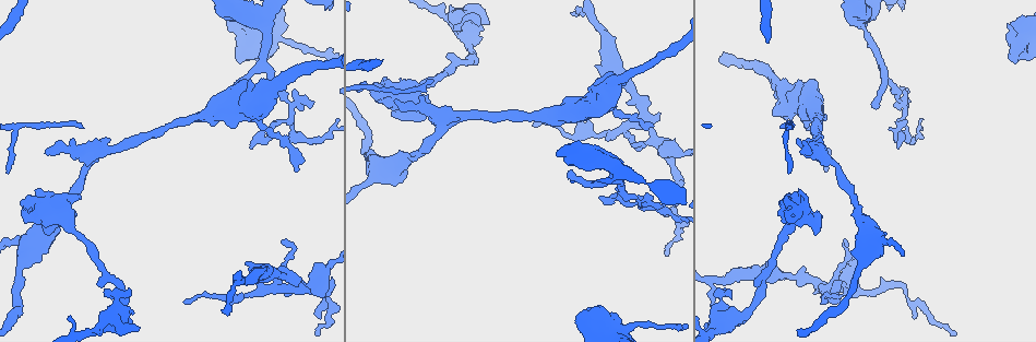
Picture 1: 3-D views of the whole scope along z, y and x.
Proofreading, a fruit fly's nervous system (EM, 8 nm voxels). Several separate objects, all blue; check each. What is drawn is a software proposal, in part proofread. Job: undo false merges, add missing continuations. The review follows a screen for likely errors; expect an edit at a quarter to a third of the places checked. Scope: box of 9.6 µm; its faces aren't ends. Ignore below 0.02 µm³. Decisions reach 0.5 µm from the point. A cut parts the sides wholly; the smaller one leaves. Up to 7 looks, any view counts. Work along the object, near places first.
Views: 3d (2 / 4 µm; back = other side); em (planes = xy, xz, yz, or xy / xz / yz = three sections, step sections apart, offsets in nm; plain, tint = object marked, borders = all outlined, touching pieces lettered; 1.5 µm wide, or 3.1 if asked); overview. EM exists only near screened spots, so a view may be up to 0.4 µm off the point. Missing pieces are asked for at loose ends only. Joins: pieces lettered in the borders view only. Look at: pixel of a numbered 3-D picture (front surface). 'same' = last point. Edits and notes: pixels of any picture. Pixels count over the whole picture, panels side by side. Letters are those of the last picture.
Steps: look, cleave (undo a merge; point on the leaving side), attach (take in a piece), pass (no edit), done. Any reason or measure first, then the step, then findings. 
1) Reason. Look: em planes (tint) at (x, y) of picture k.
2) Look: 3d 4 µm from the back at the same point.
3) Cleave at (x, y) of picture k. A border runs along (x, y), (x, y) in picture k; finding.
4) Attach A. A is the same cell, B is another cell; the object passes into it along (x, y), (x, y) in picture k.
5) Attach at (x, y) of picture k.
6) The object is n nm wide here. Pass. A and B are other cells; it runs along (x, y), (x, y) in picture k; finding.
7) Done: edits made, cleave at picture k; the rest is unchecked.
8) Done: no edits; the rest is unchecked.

Small branch off a trunk. Look: em 3.1 µm xy step 8 (tint) at (608, 160) of picture 1.

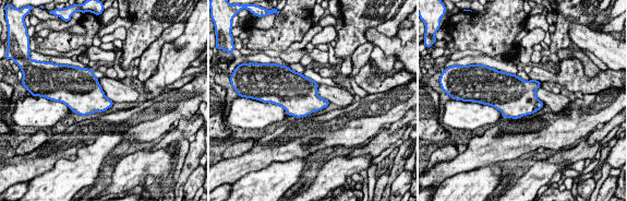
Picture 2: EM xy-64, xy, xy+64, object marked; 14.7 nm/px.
Another direction. Look: em 3.1 µm planes (borders) at the same point.

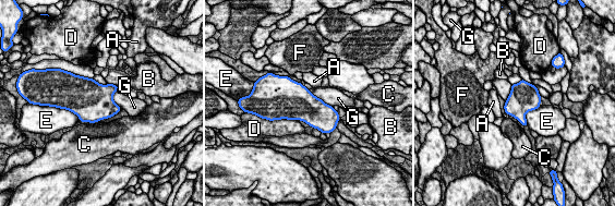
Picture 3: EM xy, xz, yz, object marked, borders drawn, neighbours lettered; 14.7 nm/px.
Pass. A, B, C, D, E, F and G are other cells; a border runs along (309, 91), (333, 107) in picture 3; all the same neuron.

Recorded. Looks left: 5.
An open end. Look: 3d 4 µm from the back at (1011, 23) of picture 1.

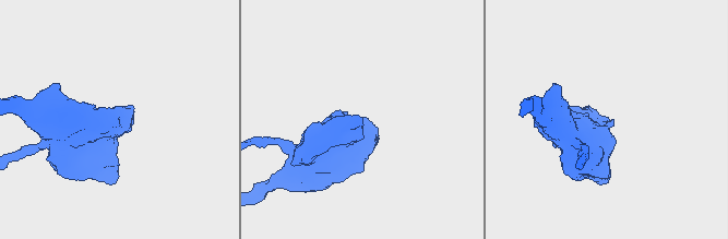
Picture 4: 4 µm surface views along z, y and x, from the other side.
Look: em xz step 8 (borders) at (364, 119) of picture 4.

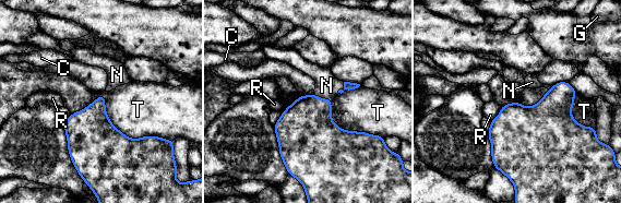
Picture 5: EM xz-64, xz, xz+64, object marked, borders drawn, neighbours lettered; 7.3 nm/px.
Look: em planes (borders) at the same point.

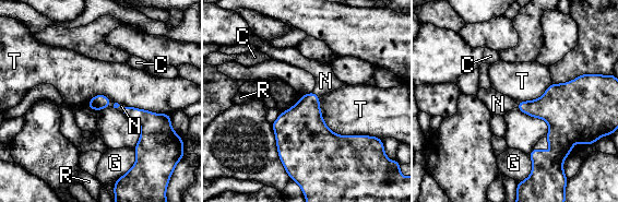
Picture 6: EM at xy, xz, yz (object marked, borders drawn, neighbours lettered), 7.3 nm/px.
Attach N. N is the same cell, C, G, R and T are other cells; the object passes into it along (302, 126), (315, 94), (325, 81) in picture 6; it goes on there.

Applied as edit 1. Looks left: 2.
Look: overview.

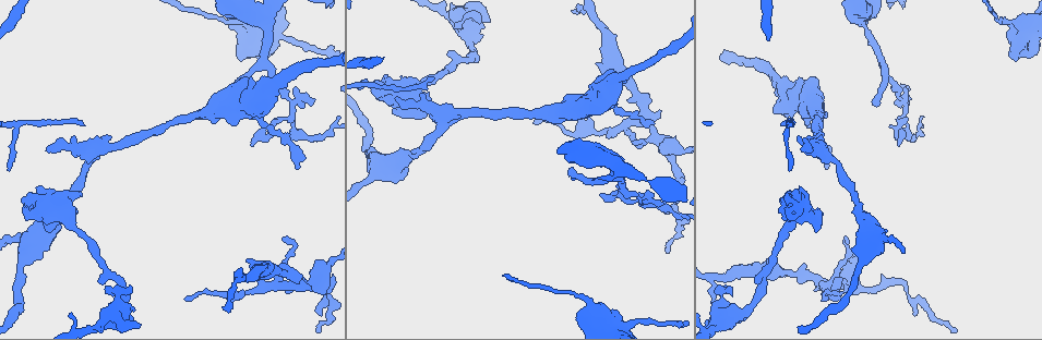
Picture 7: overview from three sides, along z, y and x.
Look: em planes (borders) at (423, 115) of picture 7.

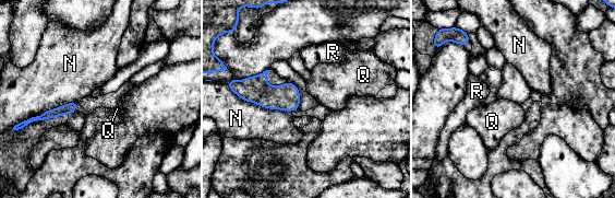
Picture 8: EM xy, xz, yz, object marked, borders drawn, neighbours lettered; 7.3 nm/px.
Pass. N, Q and R are other cells; a border runs along (79, 101), (46, 109), (11, 129) in picture 8; no lettered piece goes on from it.

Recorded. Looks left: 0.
Done: edits made, attach at picture 6; the rest is unchecked.

